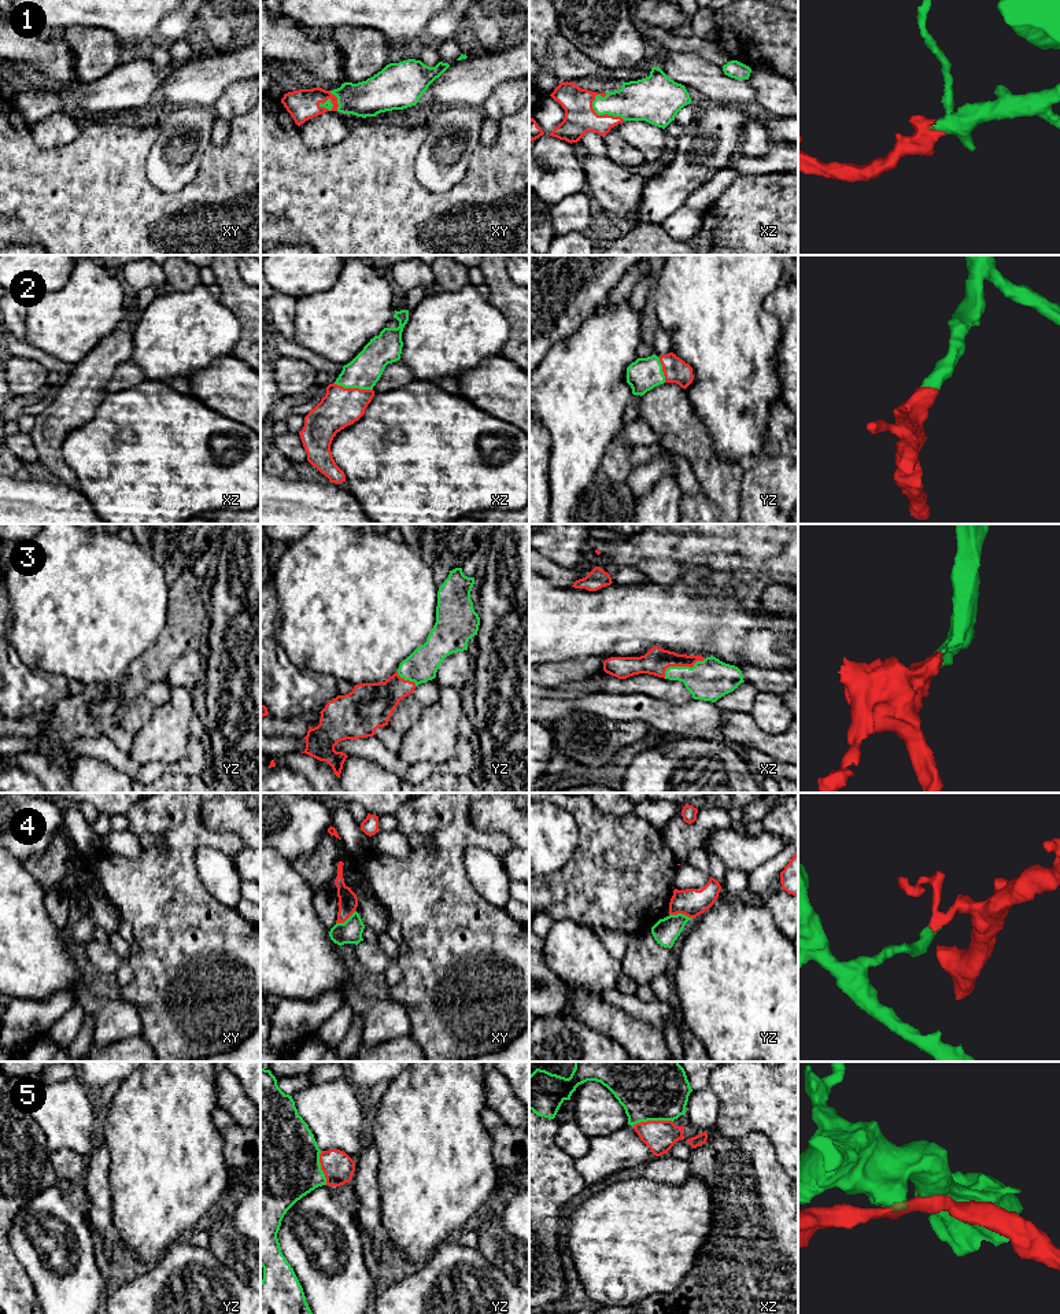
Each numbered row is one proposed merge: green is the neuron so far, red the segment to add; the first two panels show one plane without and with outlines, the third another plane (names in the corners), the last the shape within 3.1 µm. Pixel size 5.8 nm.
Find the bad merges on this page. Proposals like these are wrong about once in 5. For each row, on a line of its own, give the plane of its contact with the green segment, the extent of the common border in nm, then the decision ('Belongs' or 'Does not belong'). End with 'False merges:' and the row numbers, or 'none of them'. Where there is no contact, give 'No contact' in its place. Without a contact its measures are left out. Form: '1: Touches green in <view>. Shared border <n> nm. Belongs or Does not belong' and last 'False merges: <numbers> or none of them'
1: Touches green in xz. Shared border 240 nm. Belongs
2: Touches green in xz. Shared border 240 nm. Belongs
3: Touches green in xz. Shared border 280 nm. Belongs
4: Touches green in yz. Shared border 150 nm. Does not belong
5: Touches green in xz. Shared border 240 nm. Does not belong
False merges: 4, 5

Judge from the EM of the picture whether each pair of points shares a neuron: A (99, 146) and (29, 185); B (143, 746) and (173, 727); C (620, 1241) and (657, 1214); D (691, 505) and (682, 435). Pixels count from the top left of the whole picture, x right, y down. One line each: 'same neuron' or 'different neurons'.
A: same neuron
B: same neuron
C: same neuron
D: different neurons

